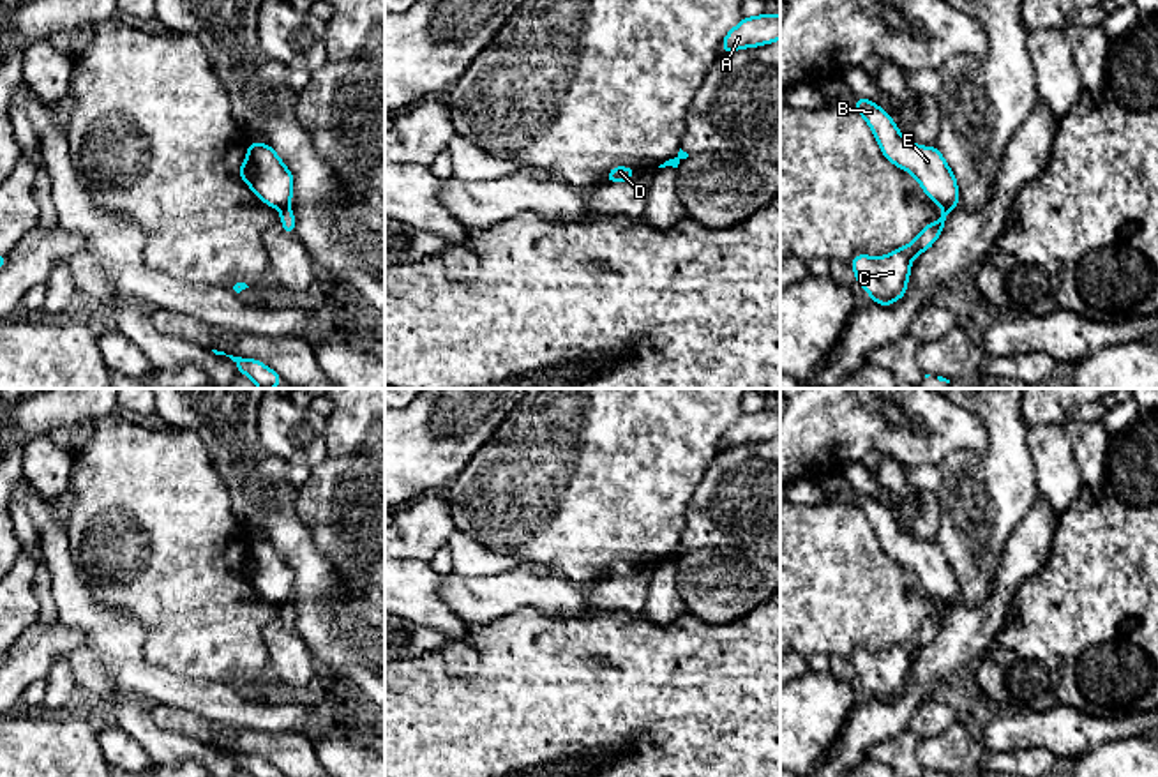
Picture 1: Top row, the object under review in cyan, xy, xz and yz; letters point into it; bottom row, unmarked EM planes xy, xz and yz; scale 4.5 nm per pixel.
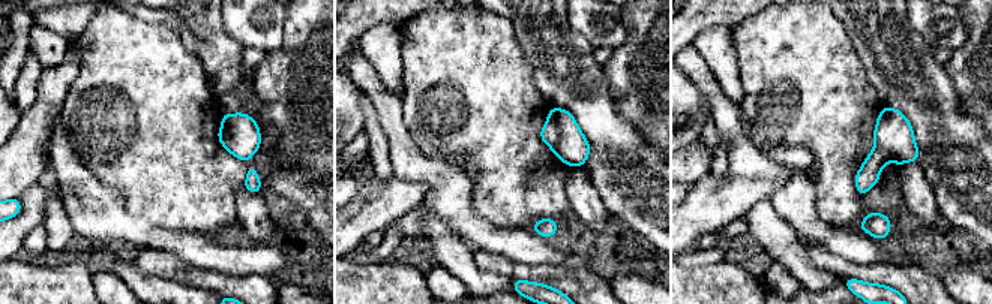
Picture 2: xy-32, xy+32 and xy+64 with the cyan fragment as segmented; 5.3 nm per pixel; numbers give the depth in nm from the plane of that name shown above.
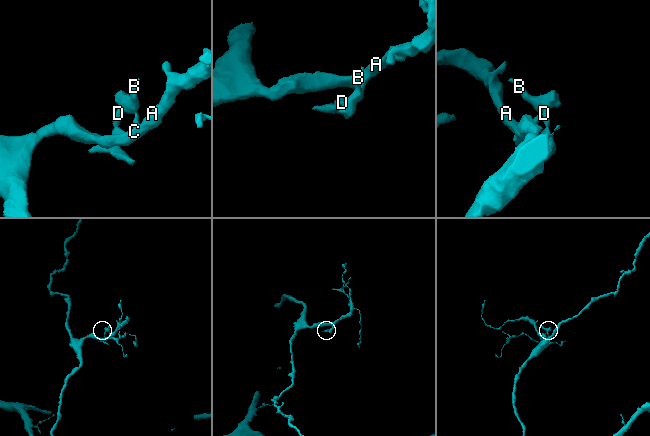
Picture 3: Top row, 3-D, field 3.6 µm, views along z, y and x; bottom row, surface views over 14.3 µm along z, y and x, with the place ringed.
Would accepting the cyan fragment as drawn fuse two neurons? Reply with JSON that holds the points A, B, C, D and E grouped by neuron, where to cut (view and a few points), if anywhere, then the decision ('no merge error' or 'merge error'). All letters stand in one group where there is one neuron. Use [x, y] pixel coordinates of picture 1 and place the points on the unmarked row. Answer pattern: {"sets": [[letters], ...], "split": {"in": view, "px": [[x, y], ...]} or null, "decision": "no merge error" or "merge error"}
{"sets": [["A", "C"], ["B", "D", "E"]], "split": {"in": "xy", "px": [[286, 601], [281, 608]]}, "decision": "merge error"}

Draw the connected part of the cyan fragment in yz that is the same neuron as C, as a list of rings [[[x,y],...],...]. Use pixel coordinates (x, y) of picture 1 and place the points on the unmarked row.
[[[948,607],[936,618],[929,618],[911,639],[872,653],[867,650],[856,650],[851,655],[851,662],[856,671],[856,678],[874,694],[879,701],[890,701],[906,690],[907,675],[911,669],[911,655],[925,648],[937,636],[948,615]]]

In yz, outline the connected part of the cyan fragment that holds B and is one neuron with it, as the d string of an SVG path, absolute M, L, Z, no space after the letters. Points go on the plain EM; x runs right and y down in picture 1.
M860 493L853 503L867 516L890 558L911 569L923 588L944 607L957 604L957 576L937 542L920 542L906 535L888 507L868 494Z

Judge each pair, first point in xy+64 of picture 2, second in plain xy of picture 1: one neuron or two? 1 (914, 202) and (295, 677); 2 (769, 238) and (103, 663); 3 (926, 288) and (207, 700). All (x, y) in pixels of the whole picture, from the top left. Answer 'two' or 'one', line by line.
1: one
2: two
3: two

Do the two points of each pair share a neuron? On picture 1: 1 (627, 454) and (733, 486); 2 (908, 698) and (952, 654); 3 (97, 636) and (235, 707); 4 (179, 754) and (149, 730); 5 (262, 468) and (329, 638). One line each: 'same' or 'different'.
1: different
2: same
3: same
4: same
5: same

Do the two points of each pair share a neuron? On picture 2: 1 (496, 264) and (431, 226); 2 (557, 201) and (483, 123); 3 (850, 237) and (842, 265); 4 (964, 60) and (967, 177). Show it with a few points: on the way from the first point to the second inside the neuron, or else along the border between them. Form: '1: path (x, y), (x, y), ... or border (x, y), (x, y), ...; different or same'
1: border (473, 250), (473, 259), (480, 268), (502, 274); different
2: path (532, 193), (517, 186), (502, 149); same
3: border (811, 244), (857, 264); different
4: border (950, 78), (961, 105), (976, 117); different

